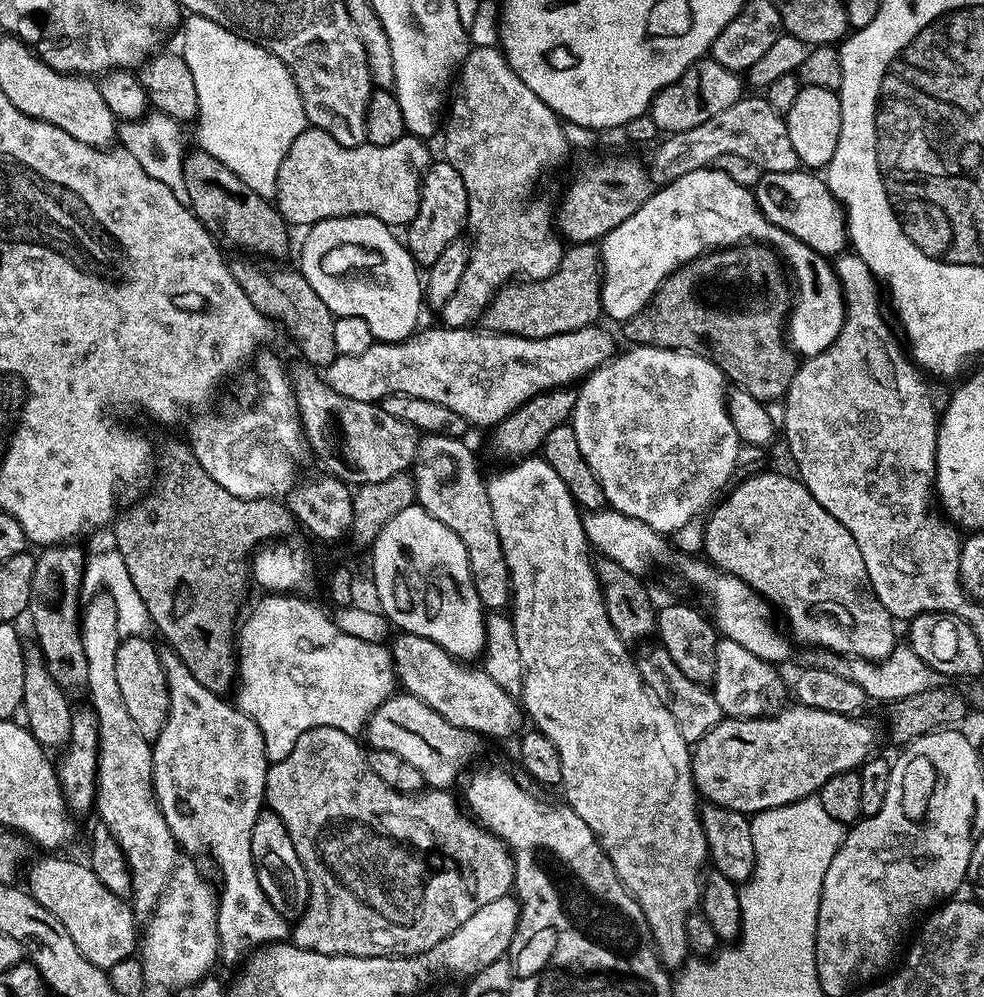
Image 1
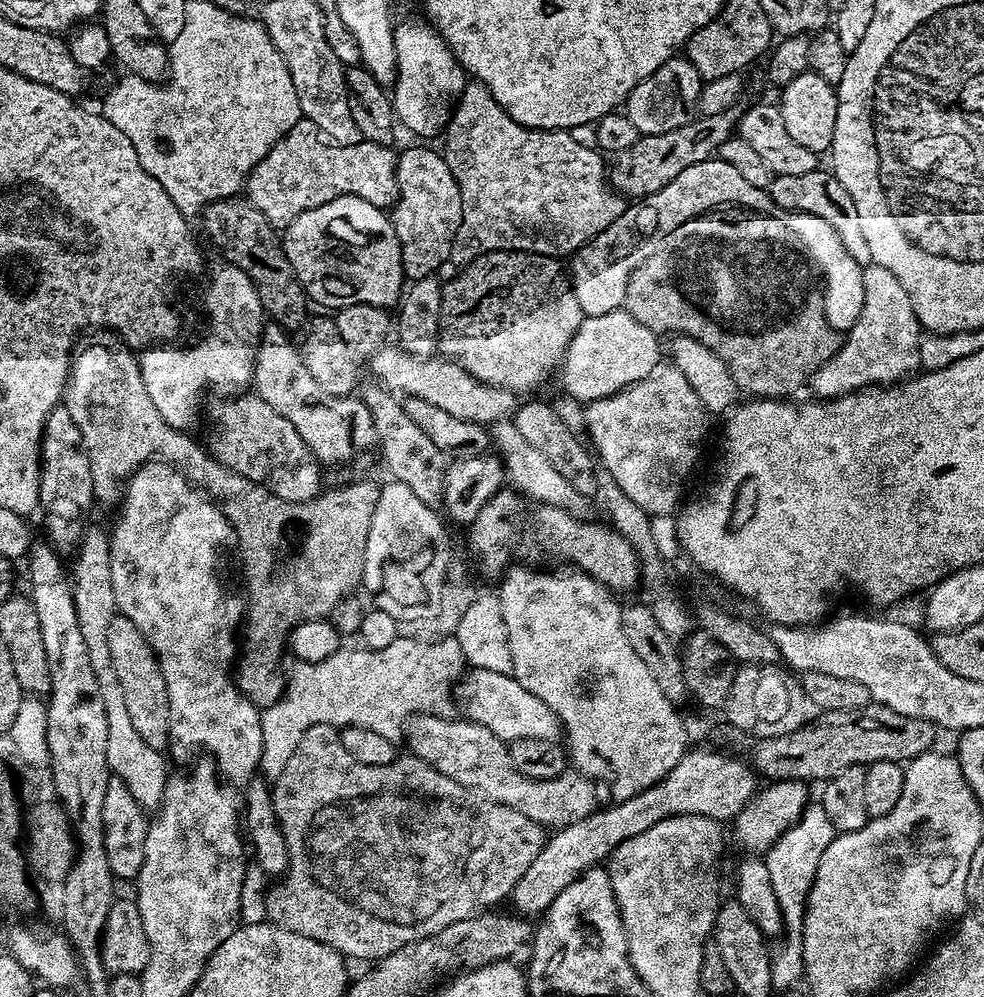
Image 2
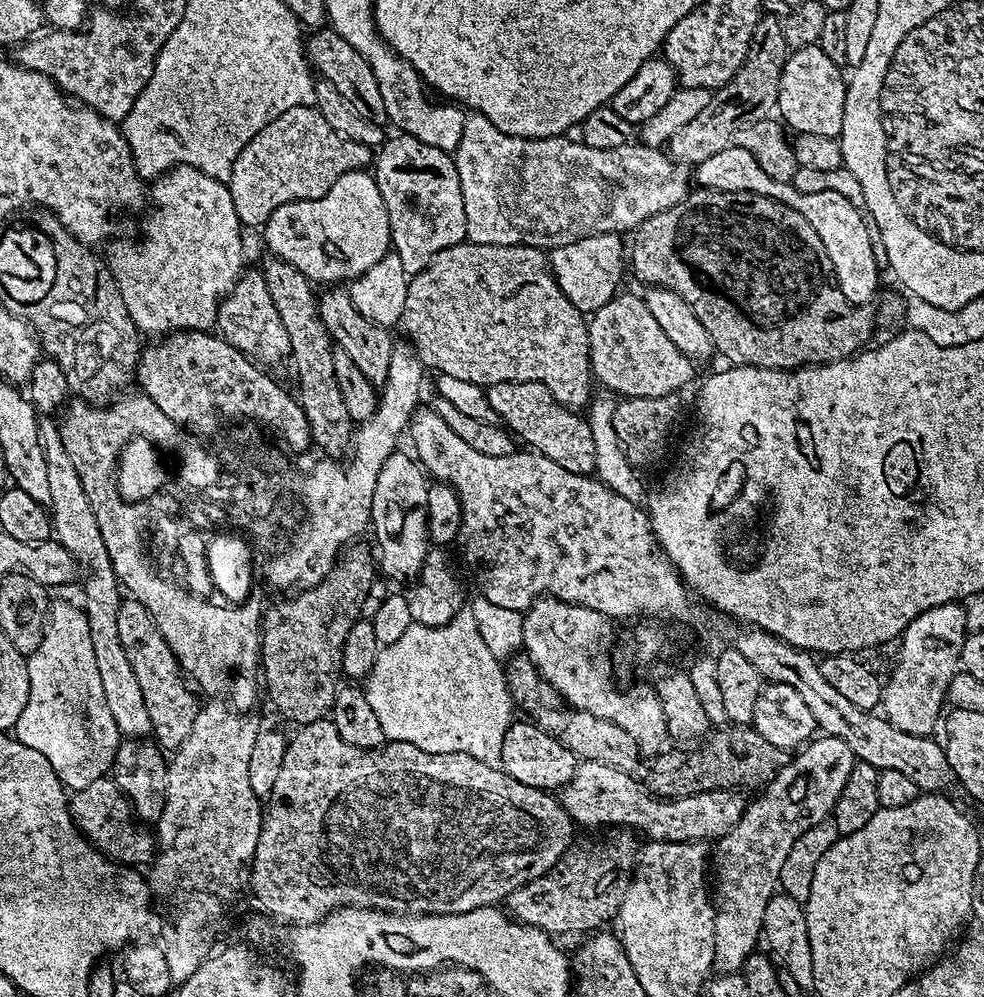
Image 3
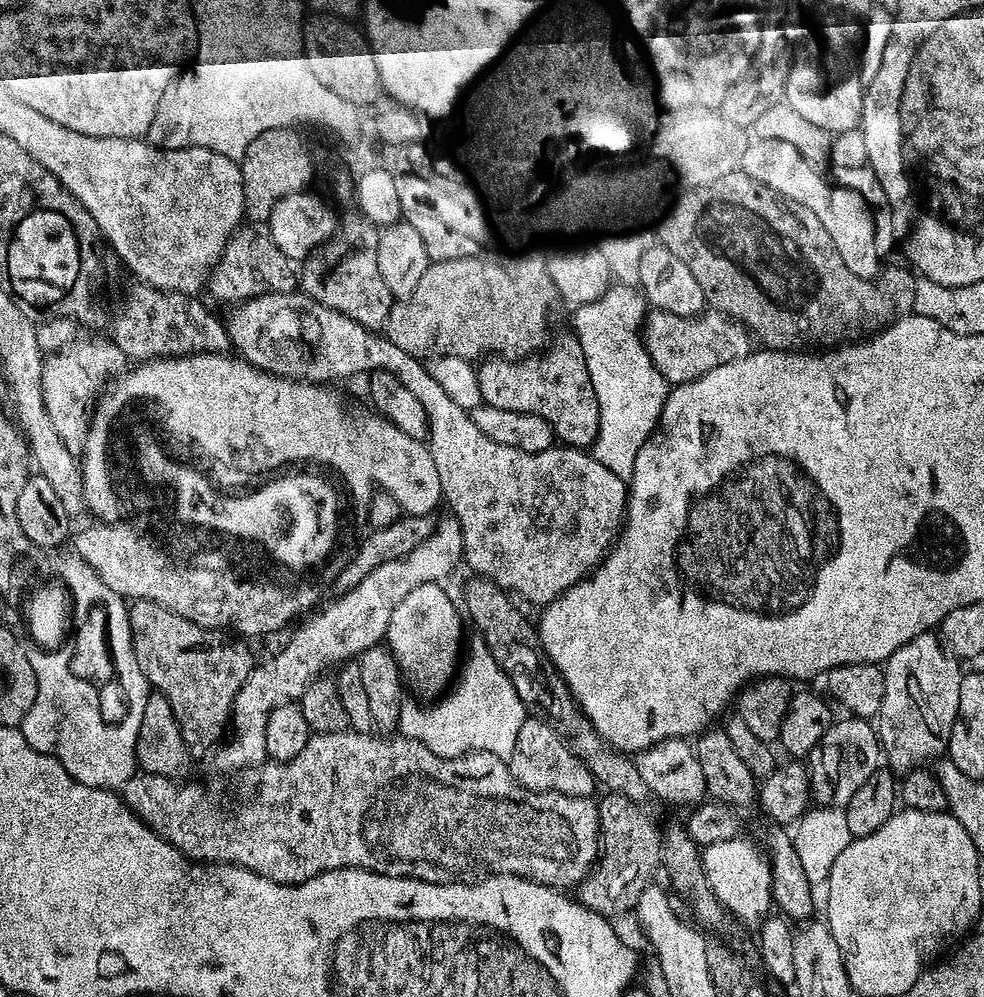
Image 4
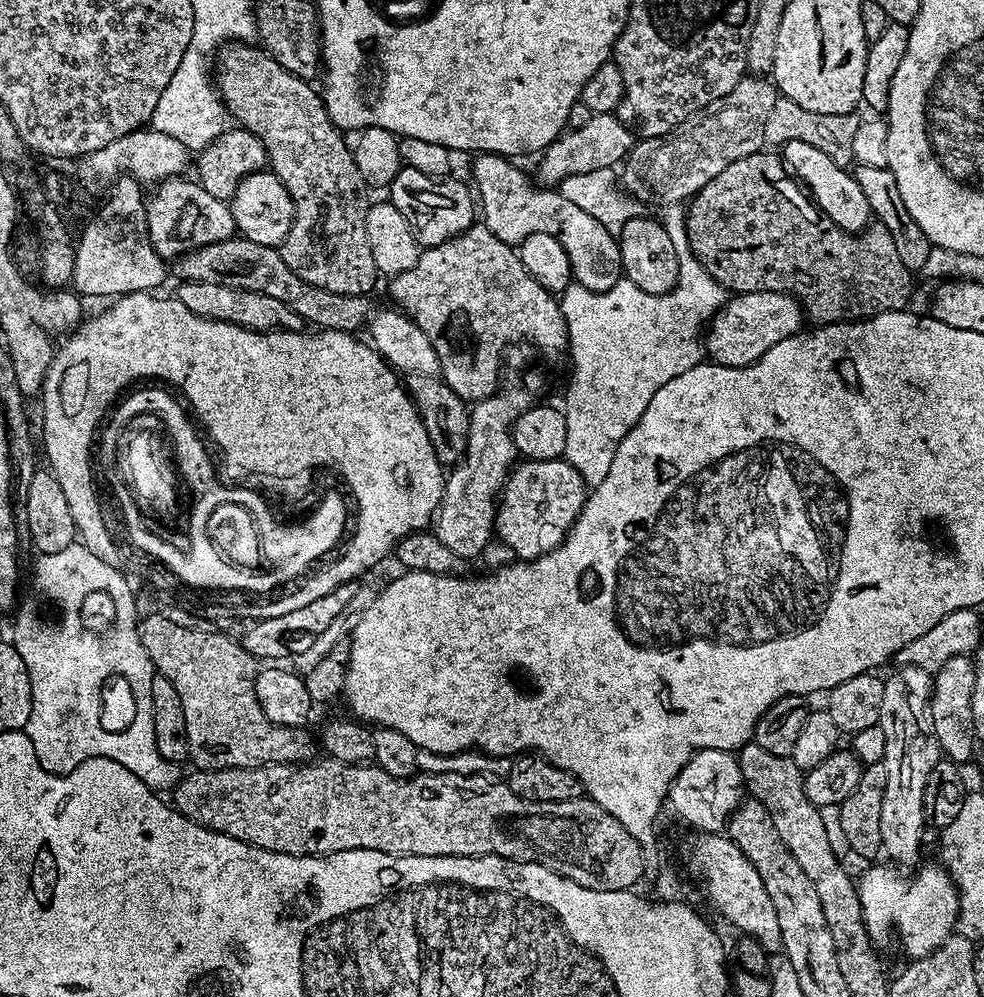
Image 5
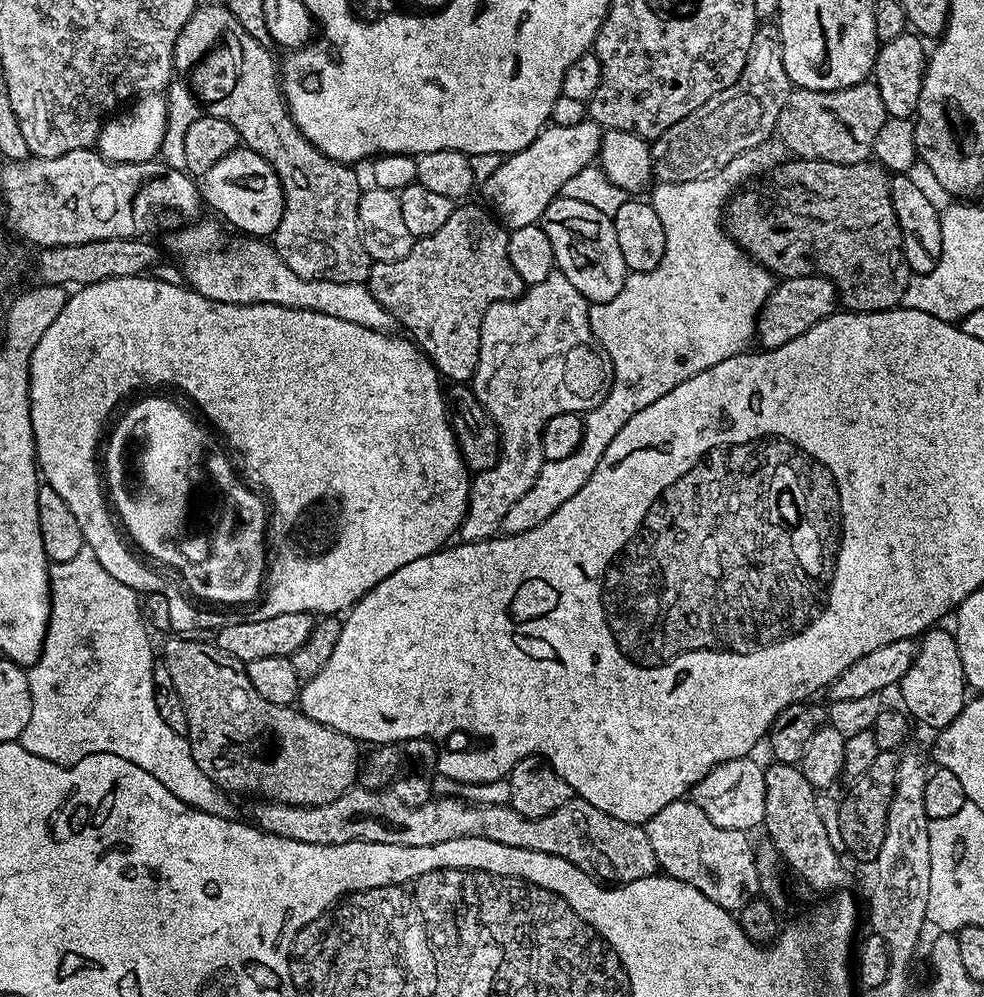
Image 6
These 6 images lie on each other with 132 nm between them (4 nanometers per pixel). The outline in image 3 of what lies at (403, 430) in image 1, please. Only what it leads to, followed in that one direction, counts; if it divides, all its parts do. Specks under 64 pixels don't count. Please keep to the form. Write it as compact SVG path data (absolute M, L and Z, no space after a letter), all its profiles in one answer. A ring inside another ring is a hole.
M260 270L245 271L242 278L237 280L231 292L220 302L216 322L219 335L260 366L280 364L289 355L286 328L278 316L278 309L266 288L266 278Z

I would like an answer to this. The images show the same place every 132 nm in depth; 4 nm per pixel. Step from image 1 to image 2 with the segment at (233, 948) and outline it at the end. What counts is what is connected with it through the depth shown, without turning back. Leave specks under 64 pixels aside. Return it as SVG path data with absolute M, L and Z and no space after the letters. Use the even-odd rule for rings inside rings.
M158 459L149 460L128 477L119 508L108 536L110 586L114 586L117 613L138 626L160 664L168 695L171 759L184 760L197 748L200 754L211 757L225 781L247 785L257 775L262 758L262 712L243 696L232 673L238 660L238 633L246 612L245 601L228 596L220 581L220 548L233 547L232 524L207 492L197 488L173 464Z

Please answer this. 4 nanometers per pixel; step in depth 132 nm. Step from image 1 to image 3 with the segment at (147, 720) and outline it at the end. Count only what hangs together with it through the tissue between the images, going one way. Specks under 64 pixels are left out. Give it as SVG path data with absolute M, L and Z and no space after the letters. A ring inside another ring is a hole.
M121 599L118 638L122 642L122 650L126 650L130 670L134 670L134 678L138 678L138 690L142 690L146 714L150 714L151 735L161 749L174 750L186 738L186 734L190 734L190 726L198 711L197 705L192 705L193 689L182 679L180 665L172 657L170 646L166 646L162 634L152 623L150 614L137 600Z

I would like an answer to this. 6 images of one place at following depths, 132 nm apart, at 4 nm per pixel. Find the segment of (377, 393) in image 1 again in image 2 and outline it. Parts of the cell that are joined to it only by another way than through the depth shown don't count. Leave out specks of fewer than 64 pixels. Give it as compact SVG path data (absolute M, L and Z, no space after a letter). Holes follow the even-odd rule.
M629 312L585 316L578 326L558 369L563 391L581 402L591 402L614 394L627 384L646 378L661 363L657 333L651 332ZM381 346L371 353L371 375L394 393L403 394L405 397L417 396L426 402L434 402L434 406L447 410L449 414L482 425L511 417L518 407L517 393L509 388L492 388L489 384L481 384L478 378L471 376L455 360L449 360L440 354L421 358L411 356L399 346L388 347Z

